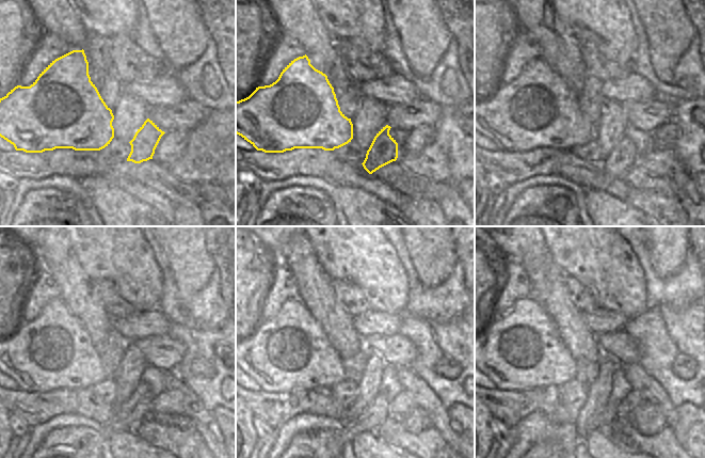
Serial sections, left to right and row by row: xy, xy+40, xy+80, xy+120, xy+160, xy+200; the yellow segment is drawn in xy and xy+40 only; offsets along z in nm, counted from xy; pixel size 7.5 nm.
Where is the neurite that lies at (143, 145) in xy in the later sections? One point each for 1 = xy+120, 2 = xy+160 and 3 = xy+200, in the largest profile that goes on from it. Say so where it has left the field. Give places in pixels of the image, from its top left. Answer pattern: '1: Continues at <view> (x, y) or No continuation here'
1: Continues at xy+120 (137, 408)
2: Continues at xy+160 (368, 421)
3: Continues at xy+200 (614, 414)

